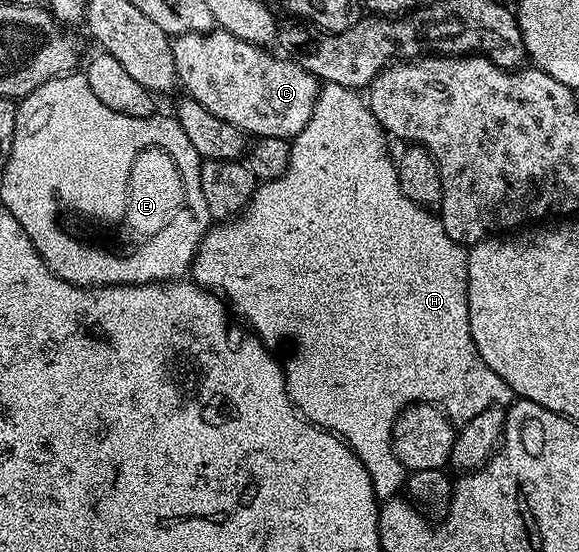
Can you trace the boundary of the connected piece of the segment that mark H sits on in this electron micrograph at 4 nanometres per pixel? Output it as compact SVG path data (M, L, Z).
M323 84L318 91L316 107L312 107L312 117L308 123L304 123L304 131L300 131L290 141L290 162L284 175L261 182L246 208L237 217L225 223L211 224L196 251L192 266L194 284L211 291L220 291L227 306L250 324L247 325L249 332L259 337L271 353L284 359L286 394L295 410L309 424L336 434L357 455L368 471L370 487L379 502L397 498L398 488L402 489L404 485L404 468L393 453L393 425L403 408L418 402L430 402L441 407L452 422L465 423L495 403L510 403L516 397L508 383L504 383L504 379L500 379L500 375L496 375L496 371L492 371L492 367L480 359L480 351L476 351L476 343L472 339L468 311L467 250L457 245L448 231L444 231L441 216L423 205L412 203L412 199L400 191L398 167L392 153L390 157L386 150L386 141L387 134L372 115L361 92L339 85Z

